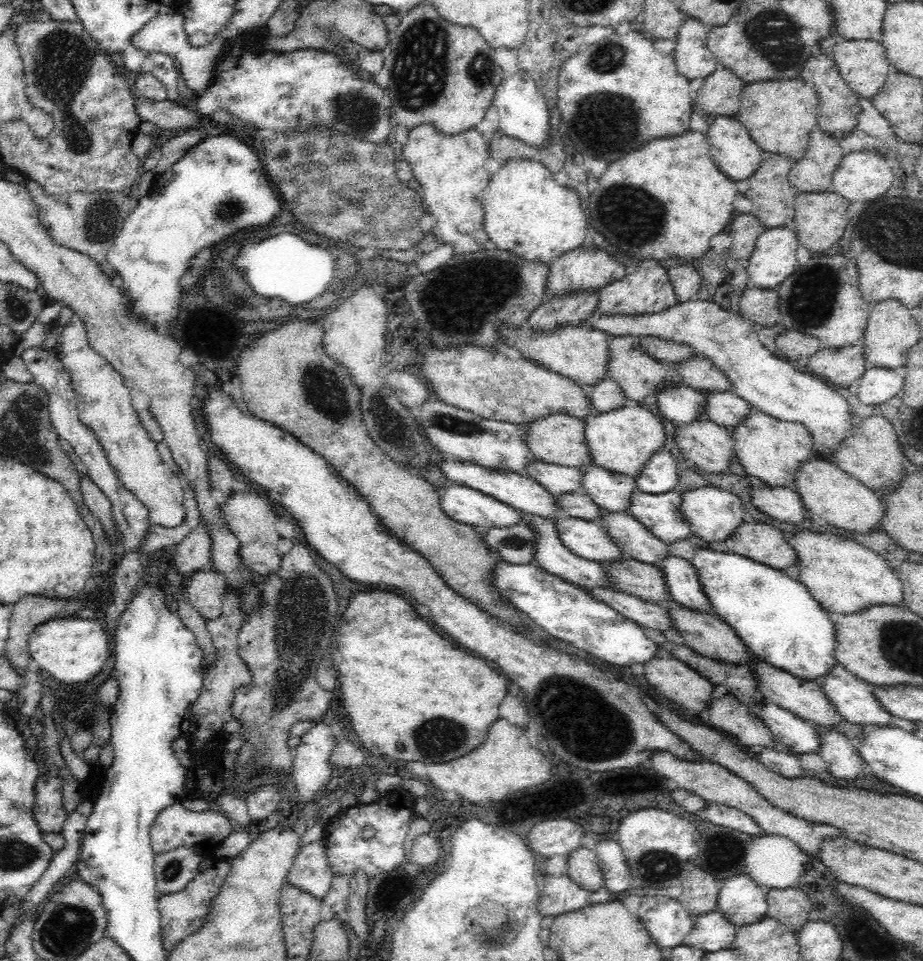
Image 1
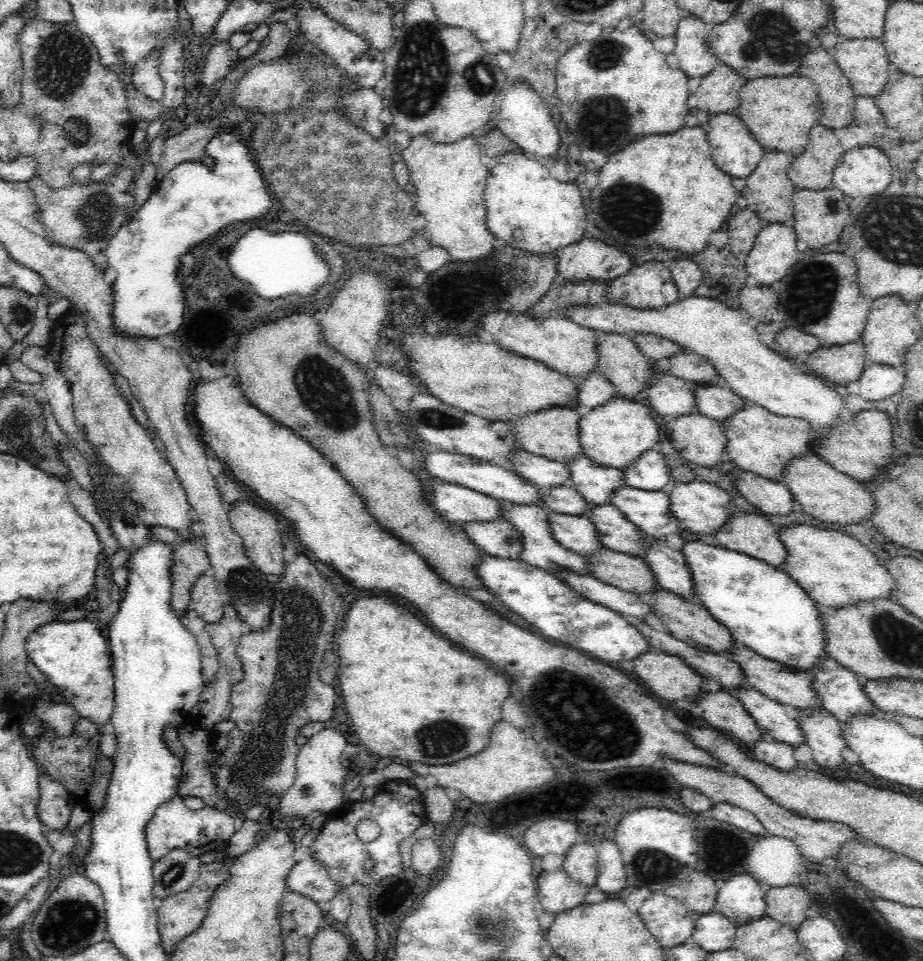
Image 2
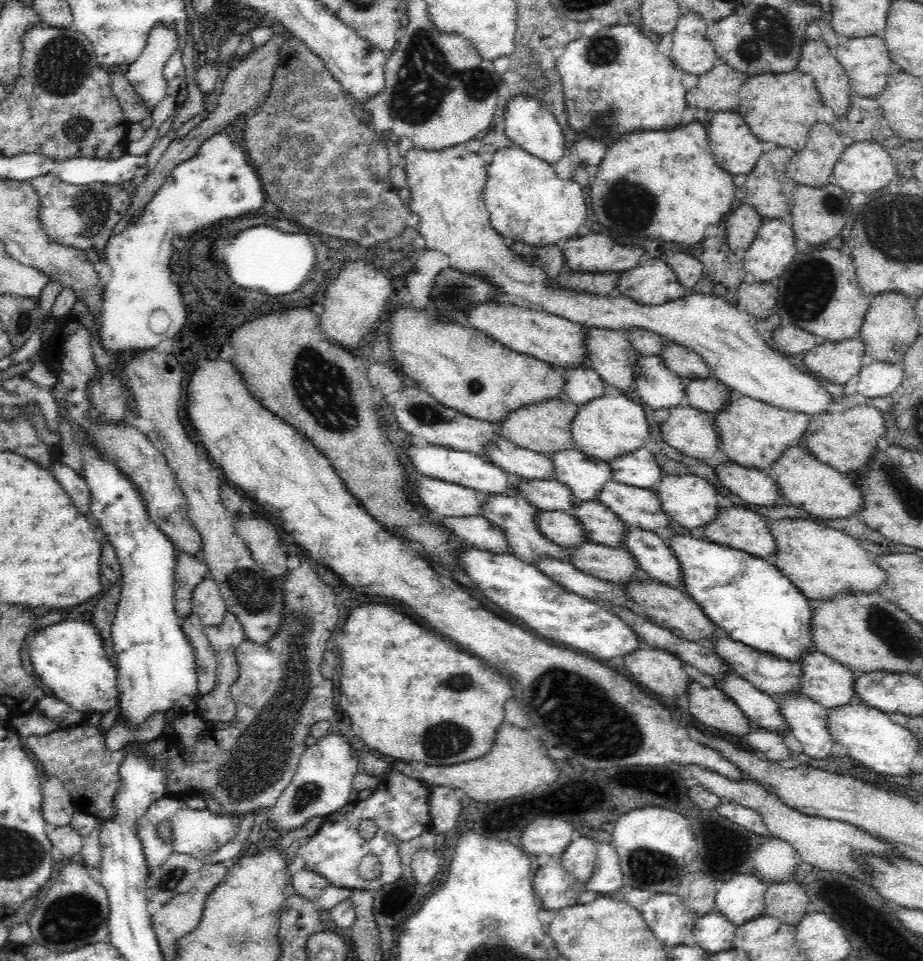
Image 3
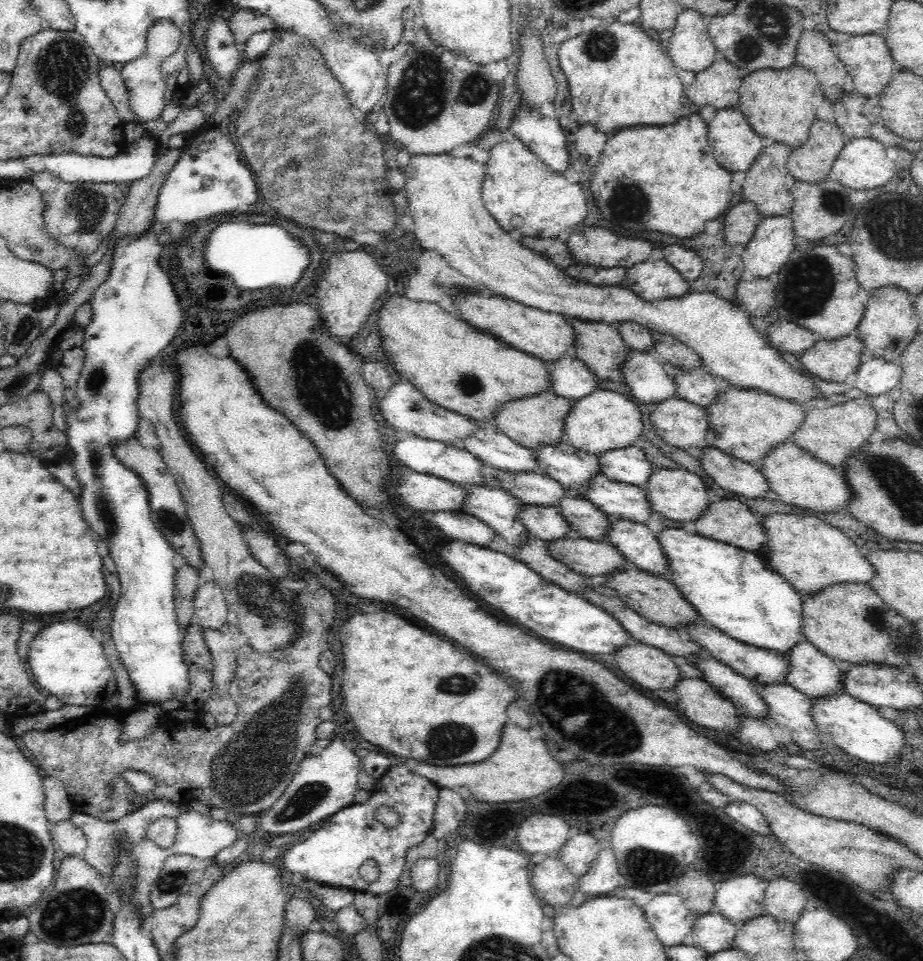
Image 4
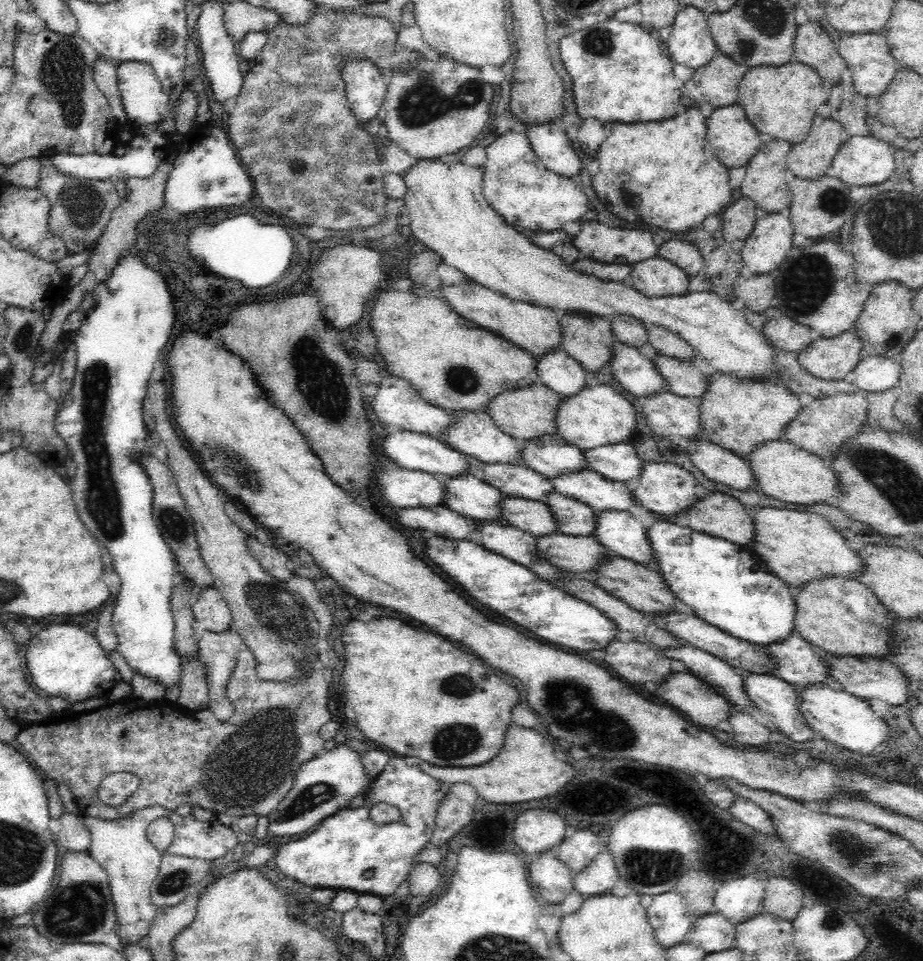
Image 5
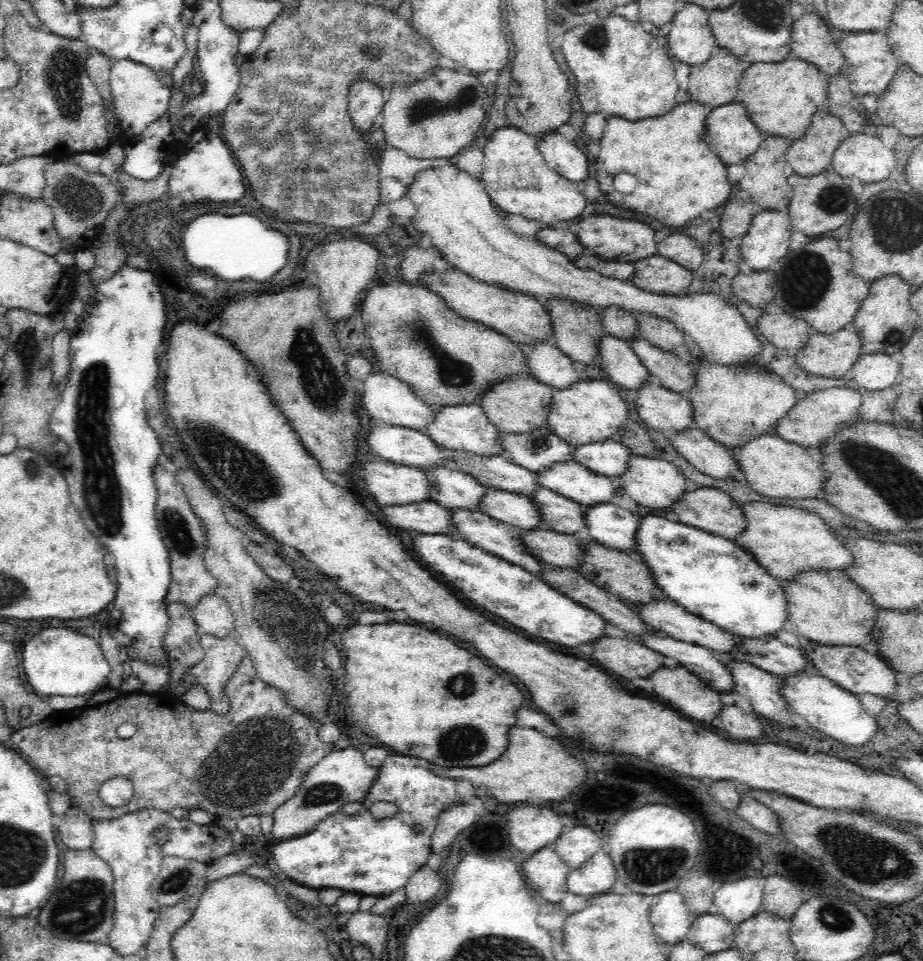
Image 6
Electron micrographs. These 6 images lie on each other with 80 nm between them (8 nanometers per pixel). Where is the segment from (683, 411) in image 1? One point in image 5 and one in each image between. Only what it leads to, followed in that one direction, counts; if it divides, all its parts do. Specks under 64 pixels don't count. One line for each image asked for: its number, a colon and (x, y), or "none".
2: (671, 396)
3: (658, 386)
4: (650, 381)
5: (638, 374)

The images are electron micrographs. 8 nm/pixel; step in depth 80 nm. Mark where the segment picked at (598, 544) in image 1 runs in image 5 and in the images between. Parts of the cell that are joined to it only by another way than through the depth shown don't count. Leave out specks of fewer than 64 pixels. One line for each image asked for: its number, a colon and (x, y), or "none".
2: (577, 533)
3: (562, 528)
4: (545, 523)
5: (535, 517)

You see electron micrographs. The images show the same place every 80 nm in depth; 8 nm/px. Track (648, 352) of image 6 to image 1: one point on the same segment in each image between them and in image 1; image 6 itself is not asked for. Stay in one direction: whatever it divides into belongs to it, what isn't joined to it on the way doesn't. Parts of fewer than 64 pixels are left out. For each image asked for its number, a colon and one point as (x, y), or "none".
1: (727, 409)
2: (719, 403)
3: (709, 395)
4: (696, 386)
5: (684, 380)

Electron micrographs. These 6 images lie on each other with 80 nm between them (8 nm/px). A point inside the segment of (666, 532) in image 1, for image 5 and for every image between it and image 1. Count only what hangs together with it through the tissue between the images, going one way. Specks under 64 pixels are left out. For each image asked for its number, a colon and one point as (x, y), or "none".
2: (650, 511)
3: (641, 508)
4: (619, 500)
5: (601, 494)

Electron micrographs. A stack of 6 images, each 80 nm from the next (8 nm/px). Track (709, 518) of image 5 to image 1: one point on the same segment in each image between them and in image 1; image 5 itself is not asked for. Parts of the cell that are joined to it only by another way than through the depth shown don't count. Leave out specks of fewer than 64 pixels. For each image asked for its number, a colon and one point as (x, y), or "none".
1: (762, 543)
2: (750, 534)
3: (742, 529)
4: (729, 521)

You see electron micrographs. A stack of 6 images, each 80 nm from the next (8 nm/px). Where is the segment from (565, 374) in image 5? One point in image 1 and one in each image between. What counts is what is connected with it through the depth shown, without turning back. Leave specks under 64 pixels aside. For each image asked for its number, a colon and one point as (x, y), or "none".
1: (606, 396)
2: (595, 390)
3: (583, 384)
4: (570, 378)

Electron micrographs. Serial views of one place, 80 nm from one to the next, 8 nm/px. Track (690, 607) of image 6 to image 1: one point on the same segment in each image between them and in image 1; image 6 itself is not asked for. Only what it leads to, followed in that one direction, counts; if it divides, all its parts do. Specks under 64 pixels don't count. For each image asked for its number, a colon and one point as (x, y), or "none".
1: (776, 616)
2: (764, 608)
3: (747, 596)
4: (737, 591)
5: (726, 585)

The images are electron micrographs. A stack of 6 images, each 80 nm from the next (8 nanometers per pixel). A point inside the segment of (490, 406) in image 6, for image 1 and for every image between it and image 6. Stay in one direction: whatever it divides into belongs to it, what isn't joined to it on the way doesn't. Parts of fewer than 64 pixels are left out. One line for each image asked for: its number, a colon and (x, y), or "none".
1: (560, 439)
2: (553, 433)
3: (545, 428)
4: (532, 422)
5: (530, 413)

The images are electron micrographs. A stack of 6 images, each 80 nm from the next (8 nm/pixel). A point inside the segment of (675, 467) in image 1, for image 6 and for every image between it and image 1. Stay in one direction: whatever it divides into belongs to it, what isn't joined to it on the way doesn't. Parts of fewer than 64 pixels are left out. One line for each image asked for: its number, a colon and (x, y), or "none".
2: (651, 472)
3: (640, 469)
4: (629, 465)
5: (620, 462)
6: (609, 458)

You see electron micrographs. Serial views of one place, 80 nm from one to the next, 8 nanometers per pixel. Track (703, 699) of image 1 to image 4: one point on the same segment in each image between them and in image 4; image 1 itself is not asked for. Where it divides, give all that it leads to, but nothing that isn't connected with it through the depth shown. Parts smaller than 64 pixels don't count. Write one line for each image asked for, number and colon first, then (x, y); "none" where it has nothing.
2: (670, 677)
3: (662, 672)
4: (651, 667)

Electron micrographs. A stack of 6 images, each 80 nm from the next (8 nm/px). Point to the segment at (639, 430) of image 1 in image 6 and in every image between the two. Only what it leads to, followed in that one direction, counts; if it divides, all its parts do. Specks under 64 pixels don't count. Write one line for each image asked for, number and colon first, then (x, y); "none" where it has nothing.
2: (616, 434)
3: (608, 428)
4: (606, 420)
5: (598, 416)
6: (592, 411)

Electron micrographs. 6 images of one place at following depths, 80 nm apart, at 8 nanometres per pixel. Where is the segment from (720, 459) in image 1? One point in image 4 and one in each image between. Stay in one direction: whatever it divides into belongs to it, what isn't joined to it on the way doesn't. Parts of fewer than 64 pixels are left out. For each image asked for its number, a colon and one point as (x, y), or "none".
2: (699, 439)
3: (692, 432)
4: (679, 423)

